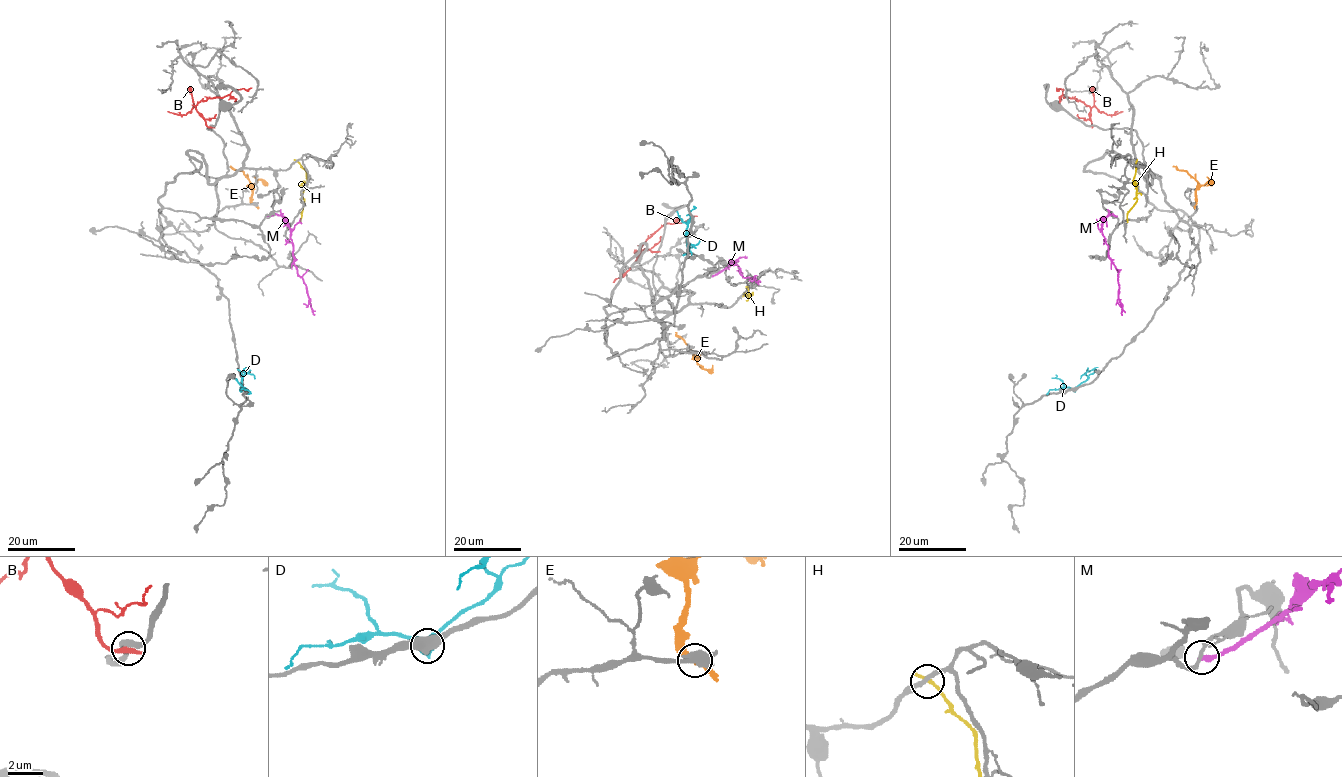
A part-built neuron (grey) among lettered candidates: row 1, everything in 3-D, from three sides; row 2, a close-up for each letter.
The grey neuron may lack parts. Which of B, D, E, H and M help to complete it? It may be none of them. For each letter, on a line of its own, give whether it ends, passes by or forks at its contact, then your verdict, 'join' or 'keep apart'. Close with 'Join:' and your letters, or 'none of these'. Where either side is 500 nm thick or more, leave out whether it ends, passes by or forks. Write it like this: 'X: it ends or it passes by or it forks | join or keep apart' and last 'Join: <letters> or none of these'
B: it ends | keep apart
D: keep apart
E: it passes by | keep apart
H: it ends | keep apart
M: it ends | keep apart
Join: none of these

